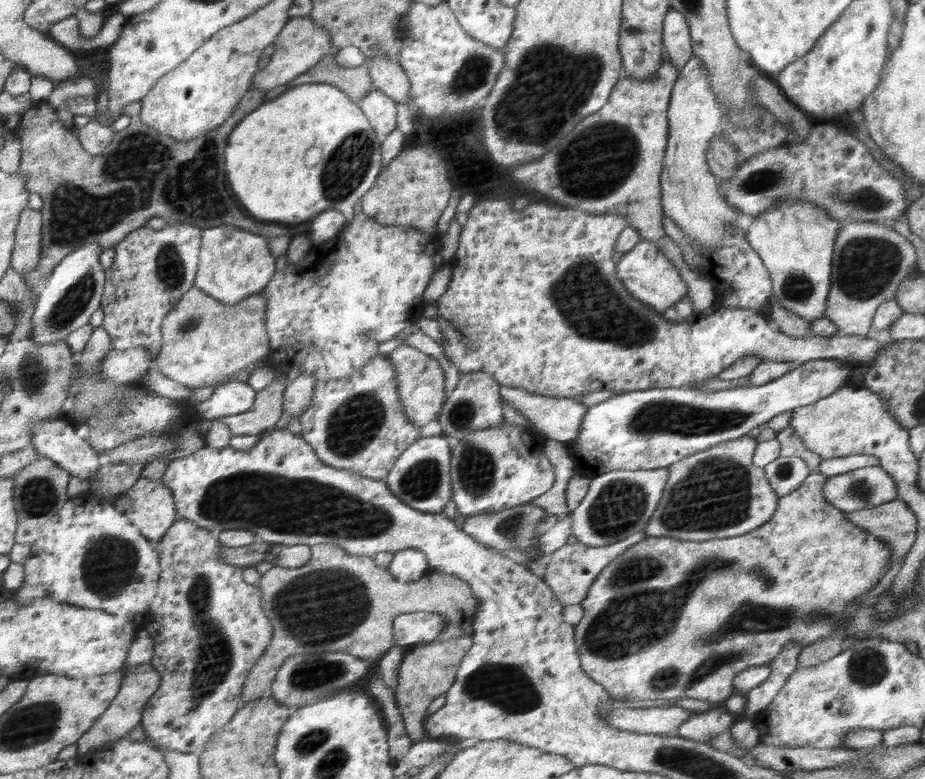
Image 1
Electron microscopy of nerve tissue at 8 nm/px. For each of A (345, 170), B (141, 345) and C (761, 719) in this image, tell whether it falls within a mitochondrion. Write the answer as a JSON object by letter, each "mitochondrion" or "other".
{"A":"mitochondrion","B":"other","C":"other"}

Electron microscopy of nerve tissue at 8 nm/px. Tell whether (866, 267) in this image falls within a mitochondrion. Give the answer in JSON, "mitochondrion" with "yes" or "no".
{"mitochondrion":"yes"}

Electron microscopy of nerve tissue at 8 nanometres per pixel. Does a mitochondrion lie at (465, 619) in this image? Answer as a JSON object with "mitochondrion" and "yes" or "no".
{"mitochondrion":"no"}

